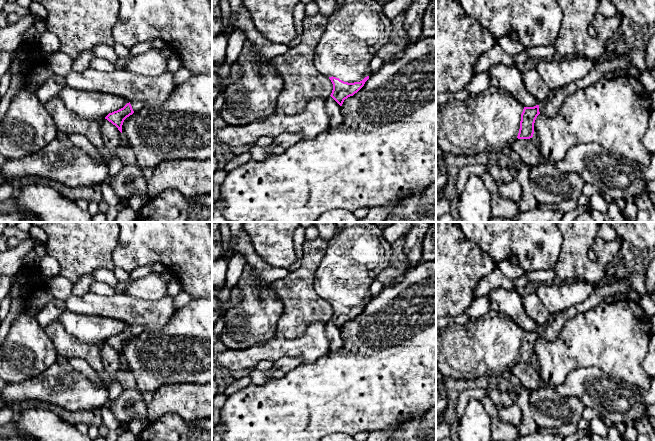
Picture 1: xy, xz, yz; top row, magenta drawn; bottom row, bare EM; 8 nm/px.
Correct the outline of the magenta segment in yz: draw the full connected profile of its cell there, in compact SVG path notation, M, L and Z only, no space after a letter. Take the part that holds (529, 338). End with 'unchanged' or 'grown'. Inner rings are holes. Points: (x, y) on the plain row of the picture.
M611 279L597 283L593 292L582 302L560 313L551 314L549 322L534 331L523 331L512 319L490 311L465 325L449 325L436 334L436 371L445 378L476 380L480 377L507 375L516 362L530 363L534 358L534 347L539 338L554 341L561 328L572 317L584 313L616 293L626 294L631 289L627 280Z | grown

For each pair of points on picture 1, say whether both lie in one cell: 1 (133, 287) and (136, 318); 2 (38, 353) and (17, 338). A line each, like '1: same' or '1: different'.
1: different
2: same

